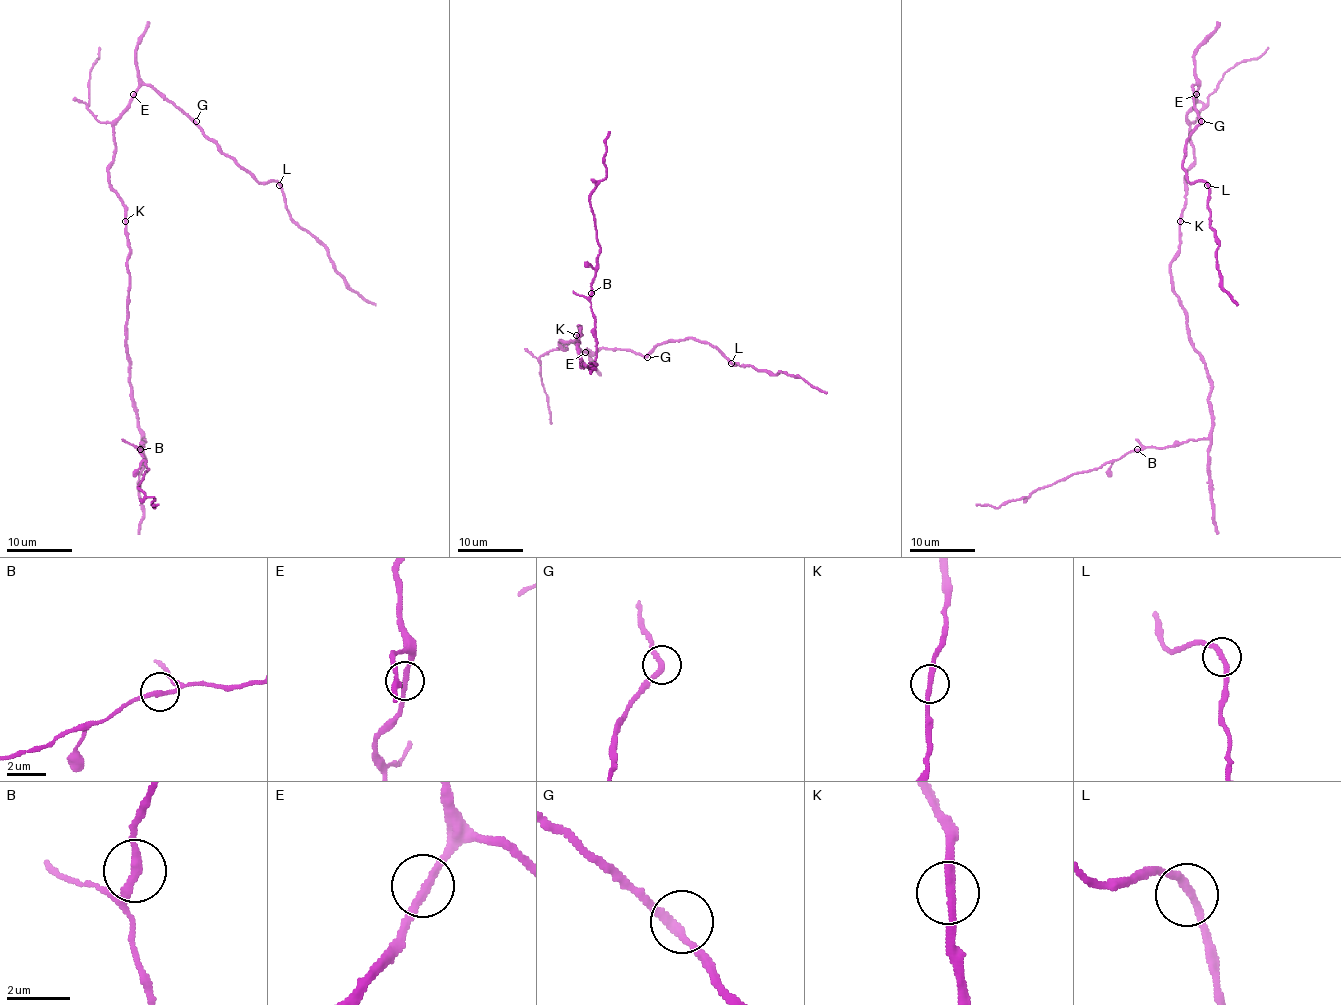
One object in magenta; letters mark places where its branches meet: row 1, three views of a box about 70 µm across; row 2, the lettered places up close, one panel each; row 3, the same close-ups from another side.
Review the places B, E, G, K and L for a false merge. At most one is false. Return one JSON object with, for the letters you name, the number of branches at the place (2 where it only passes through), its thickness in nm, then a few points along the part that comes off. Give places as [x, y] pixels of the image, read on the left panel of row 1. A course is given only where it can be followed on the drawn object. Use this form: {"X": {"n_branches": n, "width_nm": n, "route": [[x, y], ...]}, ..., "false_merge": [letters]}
{"false_merge": []}

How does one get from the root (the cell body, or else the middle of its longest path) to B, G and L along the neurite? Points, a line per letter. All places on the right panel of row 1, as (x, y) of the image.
B: (1182, 213), (1170, 283), (1211, 387), (1211, 433), (1172, 446), (1137, 449)
G: (1182, 213), (1185, 171), (1195, 160), (1187, 117), (1195, 104), (1198, 89), (1195, 84), (1193, 104), (1201, 121)
L: (1182, 213), (1195, 160), (1187, 117), (1195, 84), (1200, 122), (1183, 170), (1208, 185)

